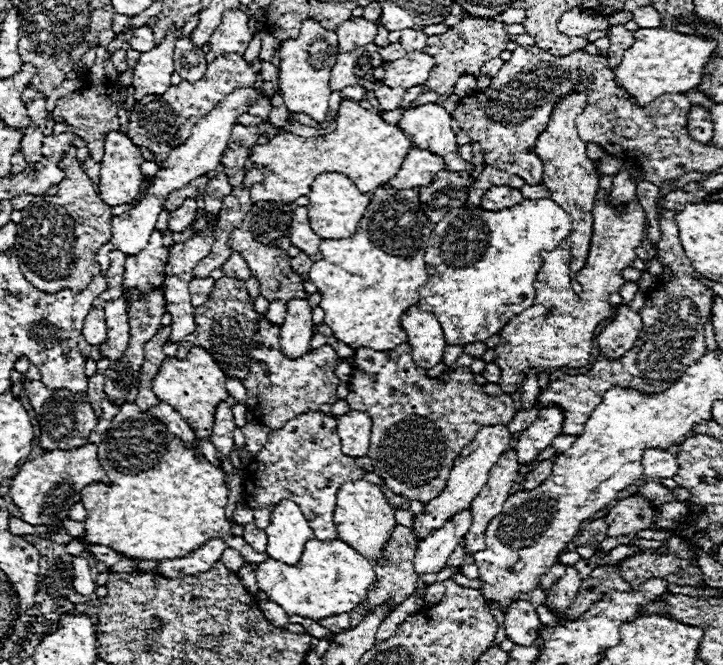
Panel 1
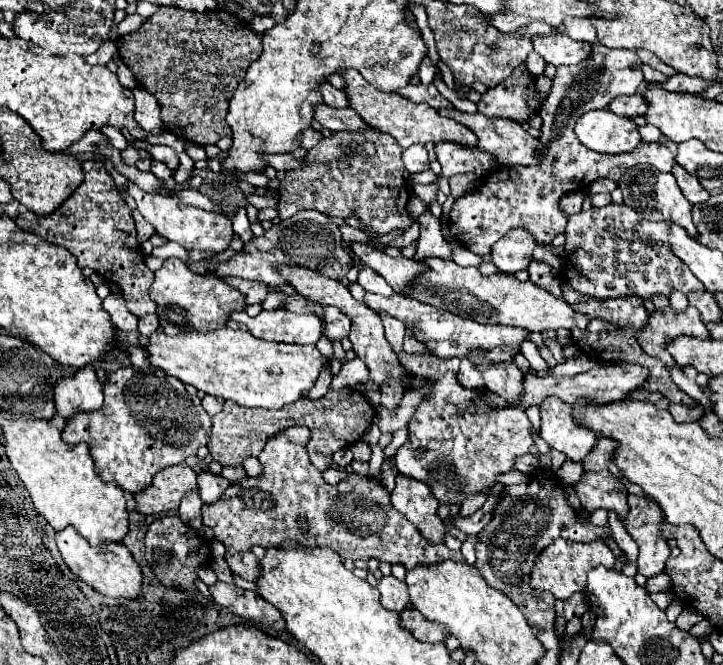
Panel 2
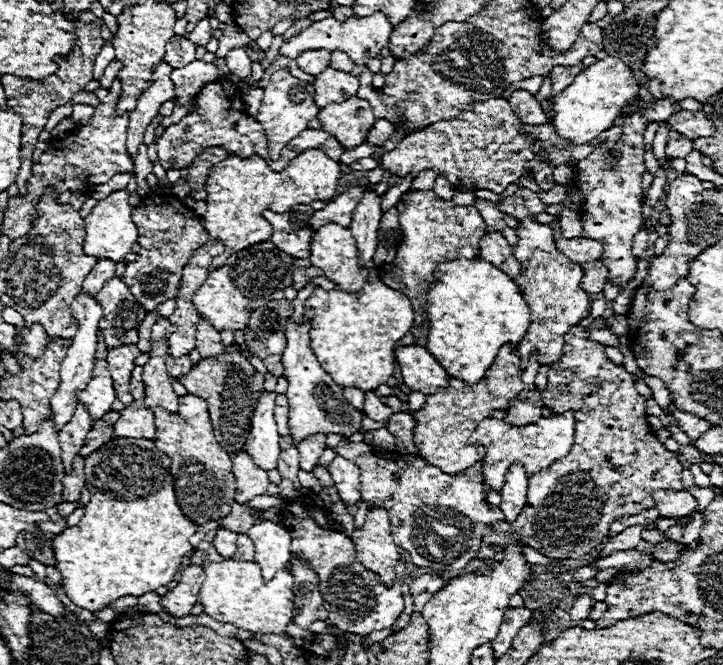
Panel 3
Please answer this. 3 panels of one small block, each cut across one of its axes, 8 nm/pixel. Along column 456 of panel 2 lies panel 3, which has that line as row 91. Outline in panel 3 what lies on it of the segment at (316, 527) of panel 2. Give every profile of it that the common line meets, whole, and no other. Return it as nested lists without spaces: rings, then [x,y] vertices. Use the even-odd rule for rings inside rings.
[[[586,56],[586,60],[582,60],[582,64],[578,66],[558,66],[558,68],[552,68],[550,72],[550,80],[552,80],[552,96],[556,96],[558,92],[562,92],[566,86],[572,84],[572,80],[590,64],[596,62],[596,56]]]

